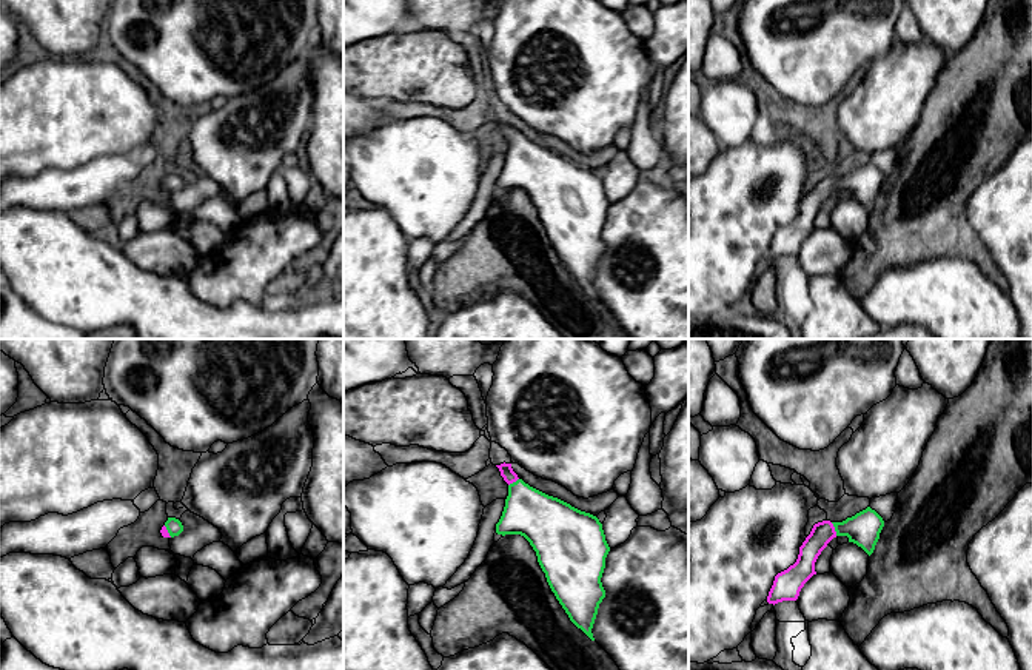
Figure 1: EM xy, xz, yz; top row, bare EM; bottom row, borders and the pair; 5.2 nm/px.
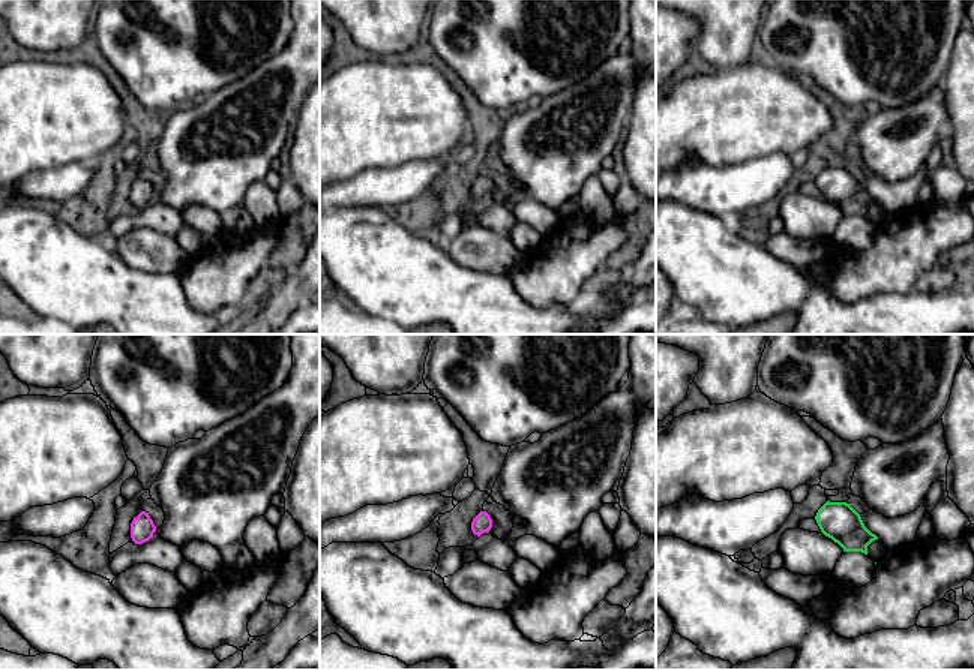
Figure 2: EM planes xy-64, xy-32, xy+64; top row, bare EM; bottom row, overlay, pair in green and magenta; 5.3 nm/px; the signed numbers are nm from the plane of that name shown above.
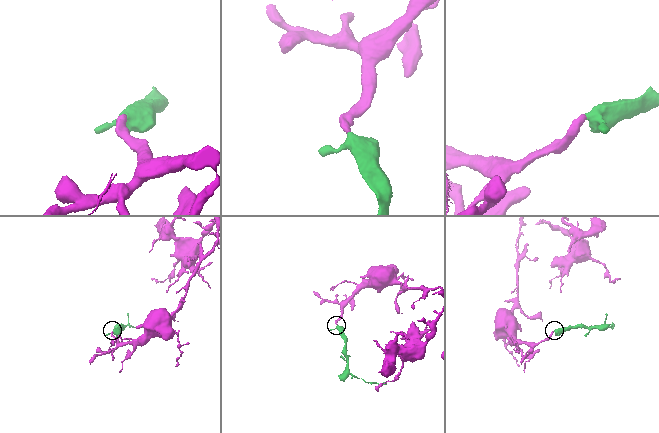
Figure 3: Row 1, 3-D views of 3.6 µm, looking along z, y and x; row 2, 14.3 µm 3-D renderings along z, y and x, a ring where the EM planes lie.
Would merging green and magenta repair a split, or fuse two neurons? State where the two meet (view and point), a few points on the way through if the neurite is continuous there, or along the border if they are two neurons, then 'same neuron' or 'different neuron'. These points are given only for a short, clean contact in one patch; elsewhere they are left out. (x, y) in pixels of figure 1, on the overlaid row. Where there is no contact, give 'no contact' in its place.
contact yz (835, 529); way yz (863, 529), (835, 529), (821, 533); same neuron

